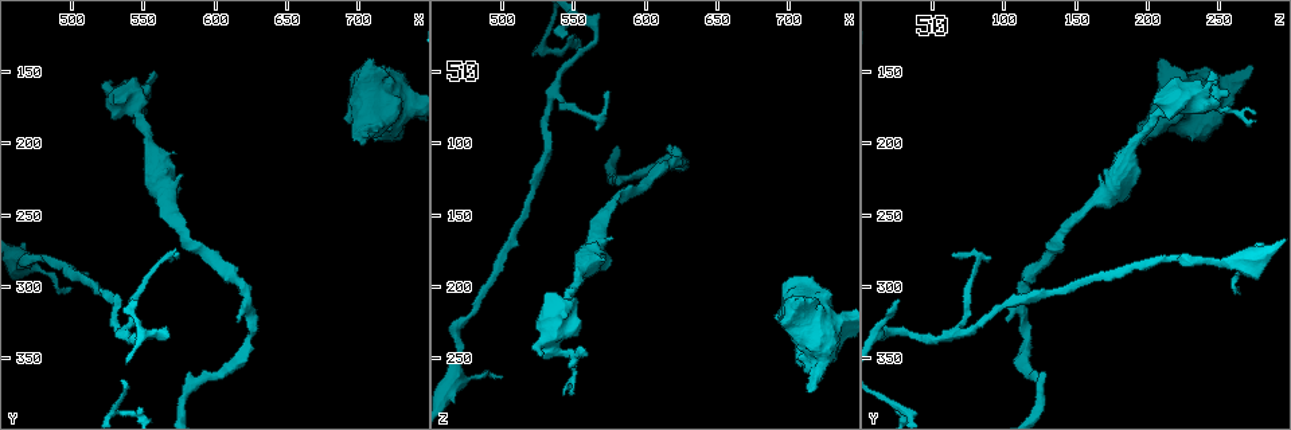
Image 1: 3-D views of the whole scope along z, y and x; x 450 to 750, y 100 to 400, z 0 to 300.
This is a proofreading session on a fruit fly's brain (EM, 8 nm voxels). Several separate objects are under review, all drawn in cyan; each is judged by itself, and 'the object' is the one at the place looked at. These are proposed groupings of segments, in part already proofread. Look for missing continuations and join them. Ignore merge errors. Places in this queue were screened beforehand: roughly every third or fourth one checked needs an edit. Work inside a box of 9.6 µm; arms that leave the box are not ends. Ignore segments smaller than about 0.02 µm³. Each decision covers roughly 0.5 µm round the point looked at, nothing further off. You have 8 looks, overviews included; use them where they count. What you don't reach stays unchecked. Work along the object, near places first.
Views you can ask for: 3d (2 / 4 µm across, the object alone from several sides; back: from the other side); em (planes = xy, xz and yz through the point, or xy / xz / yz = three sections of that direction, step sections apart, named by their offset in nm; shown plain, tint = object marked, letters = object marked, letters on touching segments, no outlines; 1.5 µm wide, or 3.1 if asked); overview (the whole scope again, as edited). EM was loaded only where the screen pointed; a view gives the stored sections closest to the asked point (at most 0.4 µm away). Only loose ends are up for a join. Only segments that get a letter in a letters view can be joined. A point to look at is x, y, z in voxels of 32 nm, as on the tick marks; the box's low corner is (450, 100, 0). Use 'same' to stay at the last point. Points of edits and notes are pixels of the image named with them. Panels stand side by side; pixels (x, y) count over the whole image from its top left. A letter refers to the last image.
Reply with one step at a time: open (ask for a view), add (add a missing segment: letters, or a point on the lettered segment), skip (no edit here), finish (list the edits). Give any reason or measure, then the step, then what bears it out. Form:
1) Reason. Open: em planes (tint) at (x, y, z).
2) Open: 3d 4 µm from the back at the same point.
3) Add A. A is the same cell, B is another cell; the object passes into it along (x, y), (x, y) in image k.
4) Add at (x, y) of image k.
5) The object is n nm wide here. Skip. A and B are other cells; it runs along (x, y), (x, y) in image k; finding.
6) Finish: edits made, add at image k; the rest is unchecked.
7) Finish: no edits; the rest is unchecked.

Branch stops here. Open: 3d 4 µm at (526, 156, 248).

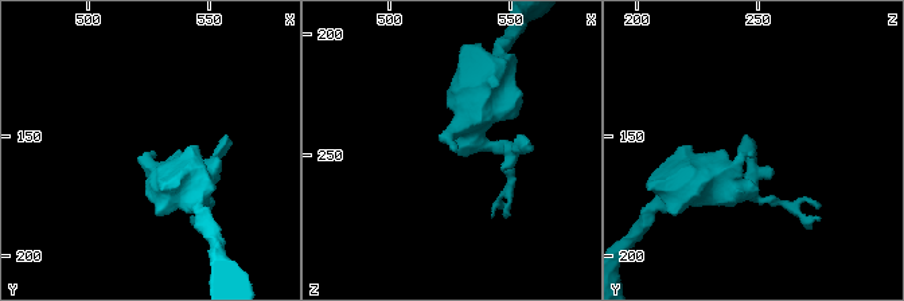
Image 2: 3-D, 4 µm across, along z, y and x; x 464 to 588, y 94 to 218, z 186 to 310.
Shape alone is not enough. Open: em yz step 8 (tint) at (526, 156, 249).

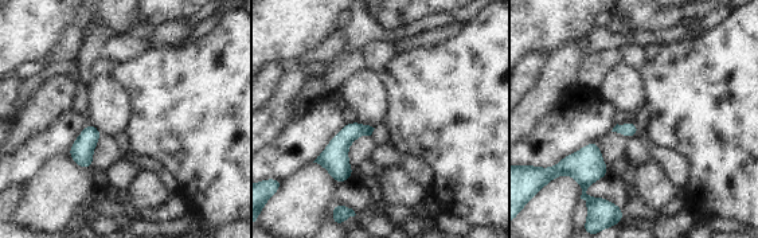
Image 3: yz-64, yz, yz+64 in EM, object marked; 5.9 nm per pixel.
Open: em planes (letters) at the same point.

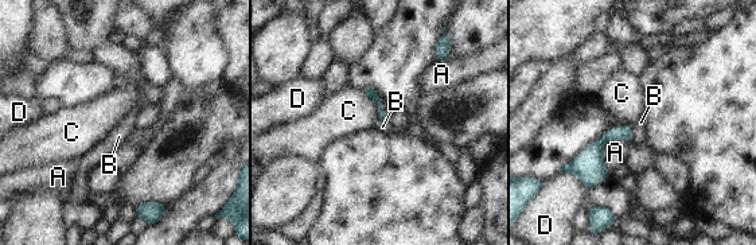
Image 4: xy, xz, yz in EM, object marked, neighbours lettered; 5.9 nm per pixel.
The longest contact is with A, 240 nm. Skip. A, B, C and D are other cells; a border runs along (363, 89), (377, 107), (380, 119) in image 4; no lettered segment goes on from it.

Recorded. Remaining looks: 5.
An open end. Open: 3d 4 µm at (708, 184, 254).

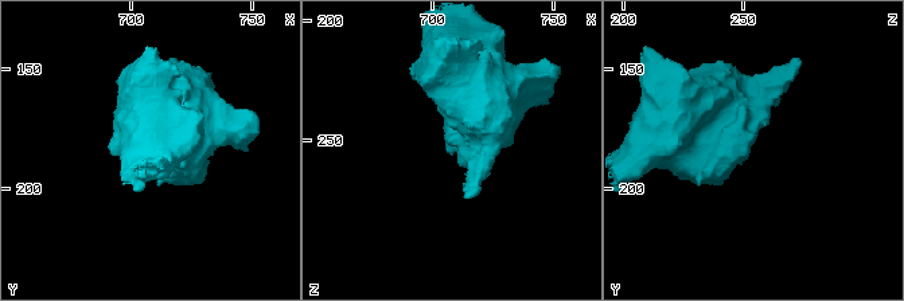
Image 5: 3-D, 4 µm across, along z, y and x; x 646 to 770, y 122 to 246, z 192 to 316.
Open: em planes (letters) at (708, 184, 252).

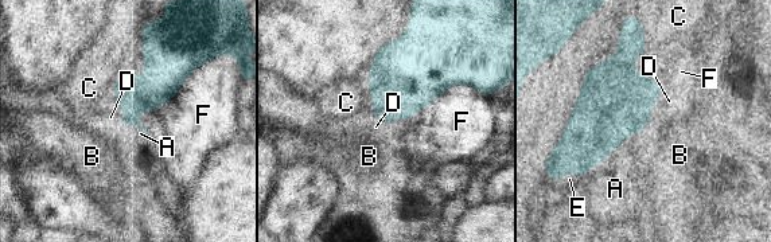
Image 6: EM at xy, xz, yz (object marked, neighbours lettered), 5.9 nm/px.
The longest contact is with F, 550 nm. Add E. E is the same cell, A, B, C, D and F are other cells; the object passes into it along (591, 133), (573, 171), (569, 179) in image 6; the neuron continues.

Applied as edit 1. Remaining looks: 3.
Tapers out. Open: 3d 2 µm at (500, 302, 262).

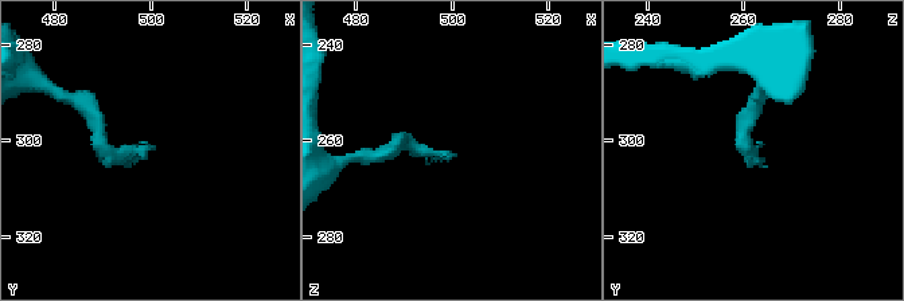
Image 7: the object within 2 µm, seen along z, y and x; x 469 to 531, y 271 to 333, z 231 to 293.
Now the EM. Open: em planes (letters) at (501, 302, 263).

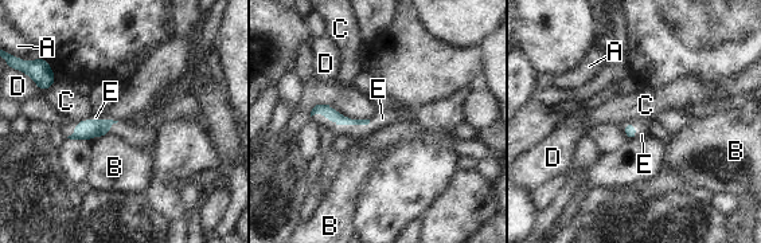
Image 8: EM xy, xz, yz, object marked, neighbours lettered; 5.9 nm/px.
Add E. E is the same cell, A, B, C and D are other cells; the object passes into it along (330, 113), (340, 124), (381, 118) in image 8; the neuron continues.

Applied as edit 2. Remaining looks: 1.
Finish: edits made, add at image 6, add at image 8; the rest is unchecked.

